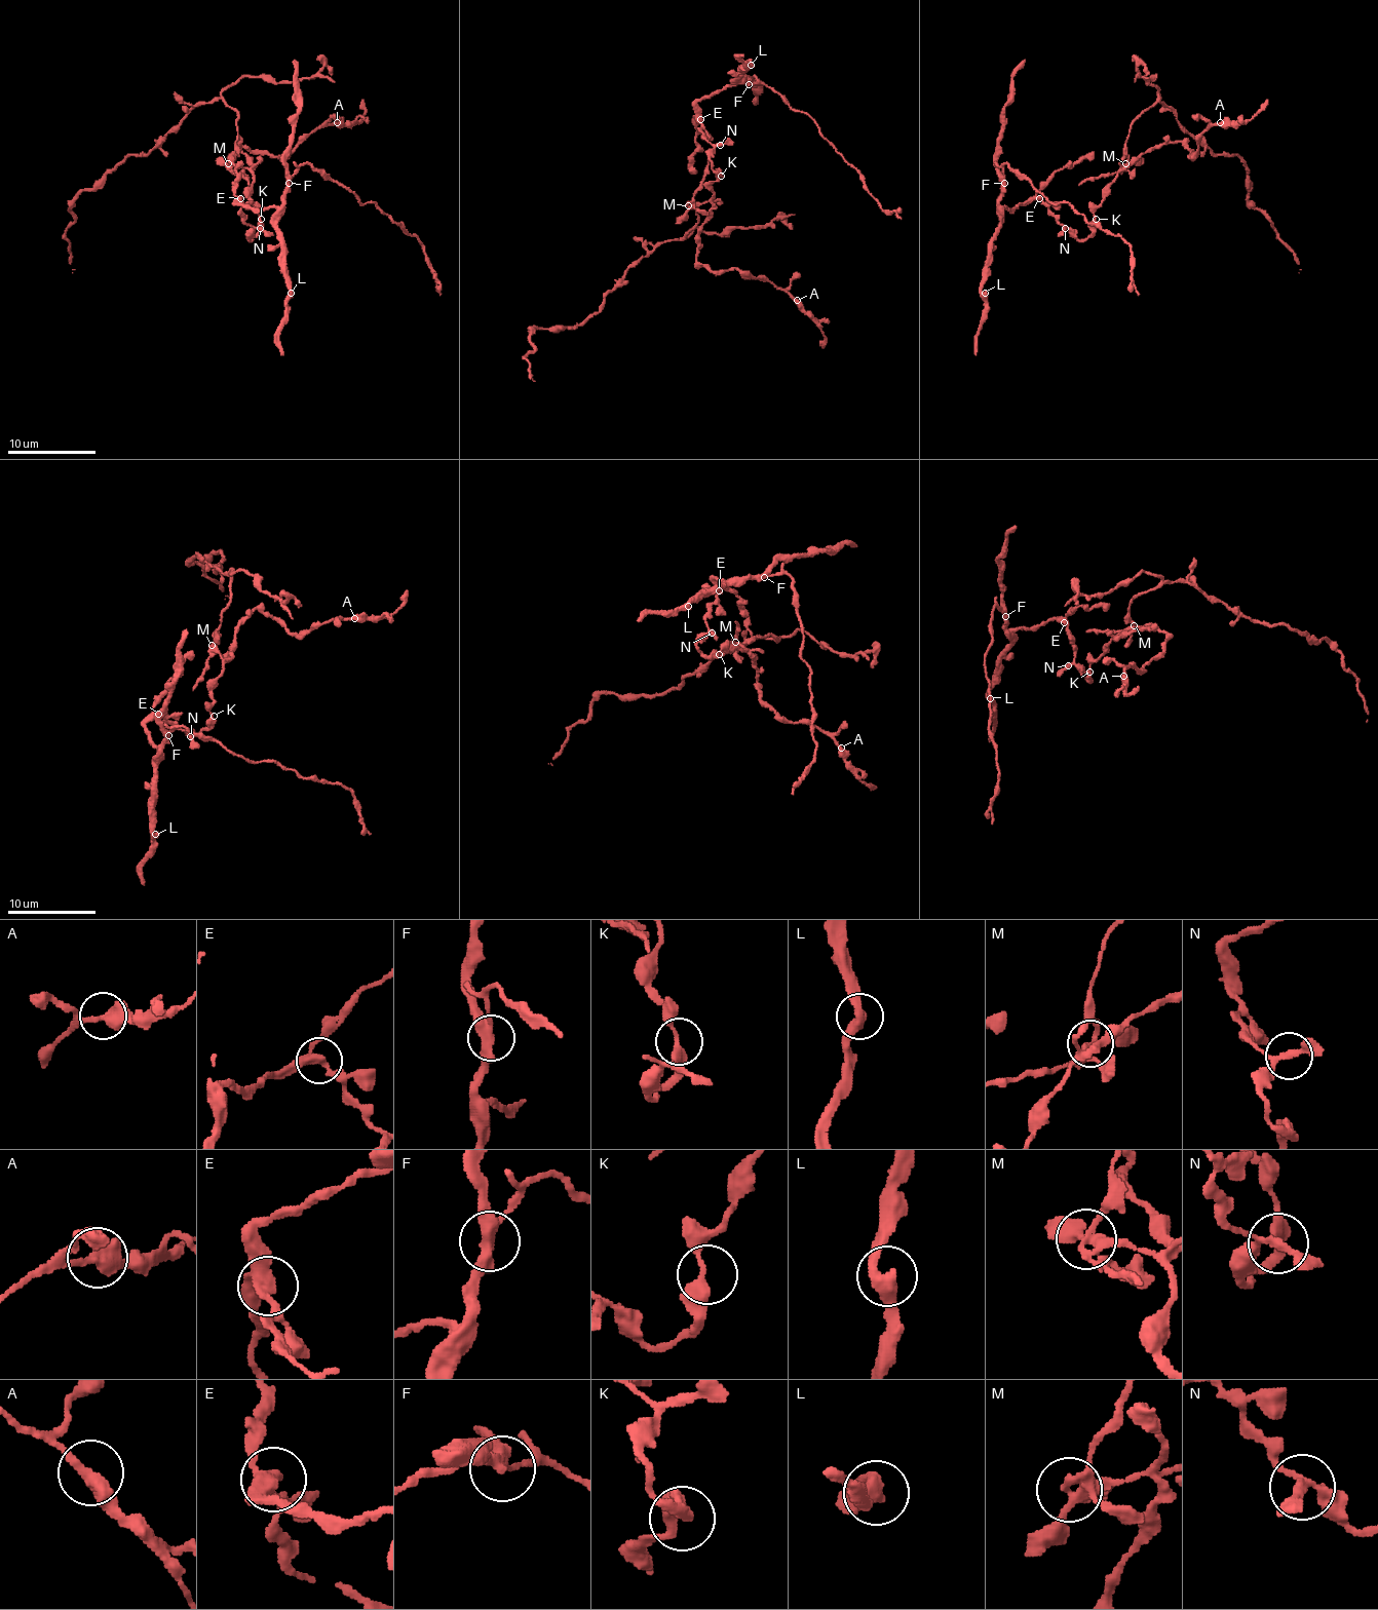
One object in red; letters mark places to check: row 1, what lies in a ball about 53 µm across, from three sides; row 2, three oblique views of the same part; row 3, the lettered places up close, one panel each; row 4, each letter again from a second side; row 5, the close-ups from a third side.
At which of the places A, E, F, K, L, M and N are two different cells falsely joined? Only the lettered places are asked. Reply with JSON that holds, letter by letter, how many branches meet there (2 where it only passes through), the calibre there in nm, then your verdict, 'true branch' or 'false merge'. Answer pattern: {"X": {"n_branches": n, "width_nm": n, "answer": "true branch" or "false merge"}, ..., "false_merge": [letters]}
{"A": {"n_branches": 2, "width_nm": 400, "answer": "true branch"}, "E": {"n_branches": 3, "width_nm": 320, "answer": "true branch"}, "F": {"n_branches": 3, "width_nm": 360, "answer": "false merge"}, "K": {"n_branches": 2, "width_nm": 320, "answer": "true branch"}, "L": {"n_branches": 2, "width_nm": 400, "answer": "true branch"}, "M": {"n_branches": 4, "width_nm": 240, "answer": "false merge"}, "N": {"n_branches": 3, "width_nm": 200, "answer": "true branch"}, "false_merge": ["F", "M"]}

